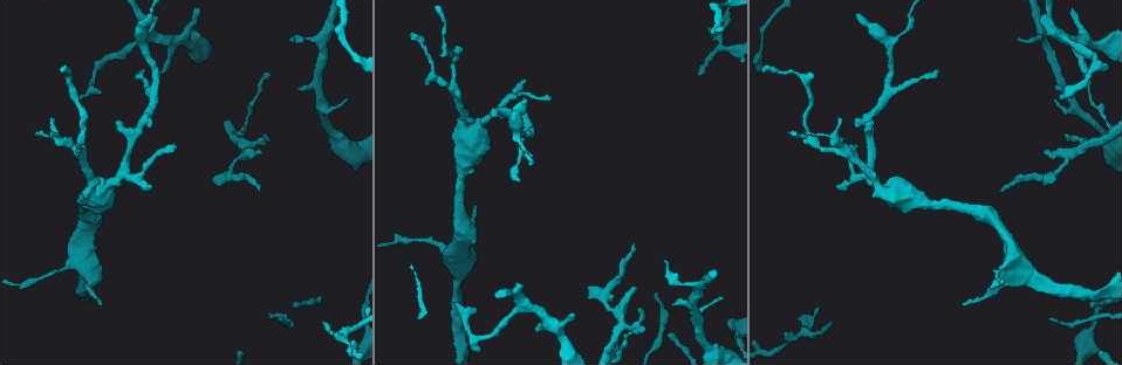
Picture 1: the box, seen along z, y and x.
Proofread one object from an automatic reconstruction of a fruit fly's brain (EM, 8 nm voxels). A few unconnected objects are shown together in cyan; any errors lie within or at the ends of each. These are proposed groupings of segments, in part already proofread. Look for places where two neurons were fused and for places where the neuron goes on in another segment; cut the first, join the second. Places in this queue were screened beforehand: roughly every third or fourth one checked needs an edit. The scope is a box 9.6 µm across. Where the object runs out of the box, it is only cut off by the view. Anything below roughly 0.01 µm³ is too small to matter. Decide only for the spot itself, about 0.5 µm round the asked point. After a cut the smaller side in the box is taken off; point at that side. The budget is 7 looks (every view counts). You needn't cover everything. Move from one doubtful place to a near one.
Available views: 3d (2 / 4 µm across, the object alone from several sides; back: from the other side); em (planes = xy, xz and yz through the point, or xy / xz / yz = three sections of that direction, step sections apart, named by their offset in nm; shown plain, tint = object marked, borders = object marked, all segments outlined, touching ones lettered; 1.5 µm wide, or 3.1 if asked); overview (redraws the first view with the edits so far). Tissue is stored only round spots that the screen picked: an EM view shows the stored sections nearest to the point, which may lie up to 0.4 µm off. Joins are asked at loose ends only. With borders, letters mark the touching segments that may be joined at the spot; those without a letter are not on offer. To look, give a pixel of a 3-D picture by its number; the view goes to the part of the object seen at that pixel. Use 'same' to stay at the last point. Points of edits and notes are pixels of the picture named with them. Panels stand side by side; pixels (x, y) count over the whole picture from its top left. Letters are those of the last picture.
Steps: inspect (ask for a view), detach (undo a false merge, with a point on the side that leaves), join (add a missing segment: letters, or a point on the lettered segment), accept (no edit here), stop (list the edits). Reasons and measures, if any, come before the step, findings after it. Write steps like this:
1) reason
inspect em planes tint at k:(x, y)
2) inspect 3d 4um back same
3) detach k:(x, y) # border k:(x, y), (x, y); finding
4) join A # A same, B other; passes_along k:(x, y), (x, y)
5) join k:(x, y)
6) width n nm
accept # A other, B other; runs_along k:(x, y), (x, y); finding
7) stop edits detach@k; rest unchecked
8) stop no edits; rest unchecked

an open end
inspect em yz step 8 tint at 1:(721, 299)

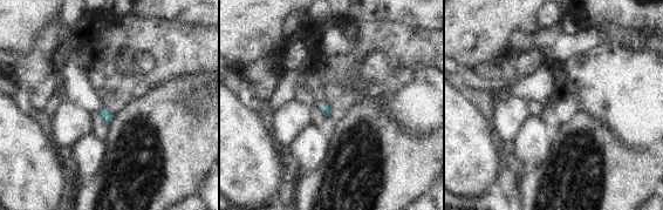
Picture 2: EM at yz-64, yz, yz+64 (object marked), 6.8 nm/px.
inspect em planes tint same

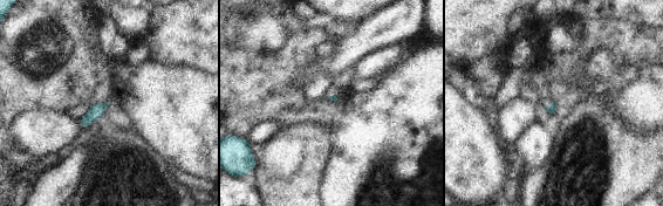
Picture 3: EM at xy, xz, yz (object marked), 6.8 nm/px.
inspect em planes borders same

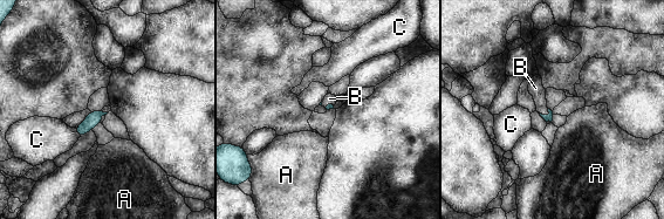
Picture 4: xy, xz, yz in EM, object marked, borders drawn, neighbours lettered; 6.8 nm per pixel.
longest_contact C 80 nm
join B # A other, B same, C other; the neuron continues

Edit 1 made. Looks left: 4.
see it whole again
inspect overview

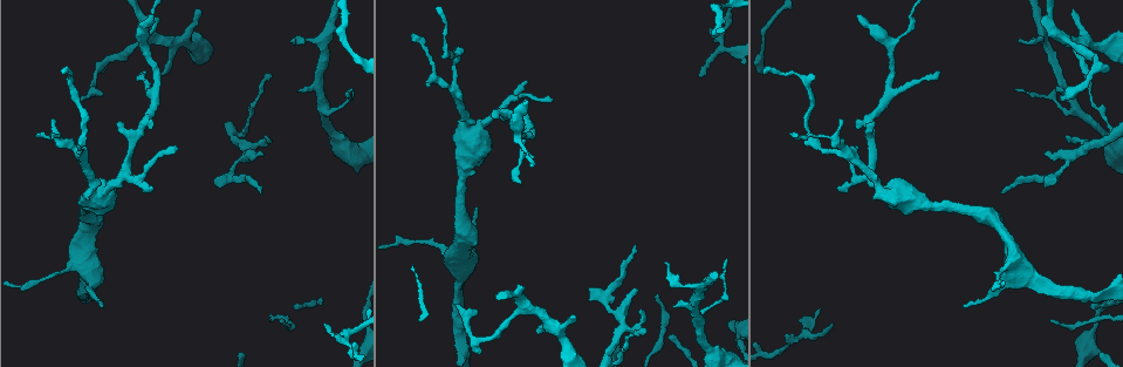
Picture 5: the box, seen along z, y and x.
thick turns thin
inspect 3d 4um at 5:(92, 194)

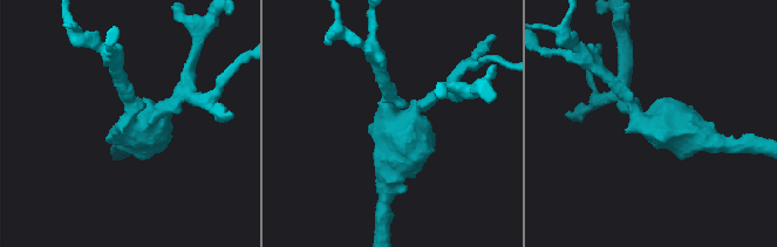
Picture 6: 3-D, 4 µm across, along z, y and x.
need the tissue
inspect em yz step 8 tint at 6:(133, 126)

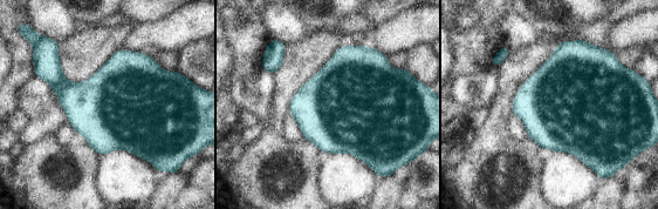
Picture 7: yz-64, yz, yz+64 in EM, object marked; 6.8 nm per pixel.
inspect em planes borders same

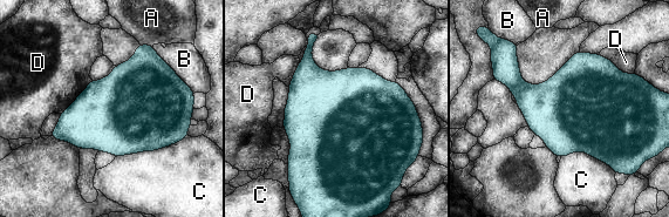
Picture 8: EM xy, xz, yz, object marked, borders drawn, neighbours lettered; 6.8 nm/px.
longest_contact B 420 nm
accept # A other, B other, C other, D other; border 8:(91, 80), (60, 114); all the same neuron

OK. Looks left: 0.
stop edits join@4; rest unchecked

